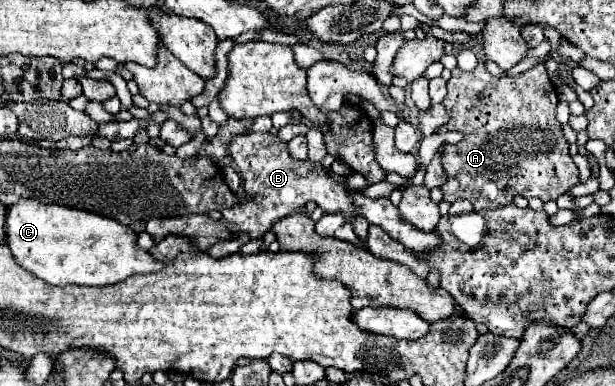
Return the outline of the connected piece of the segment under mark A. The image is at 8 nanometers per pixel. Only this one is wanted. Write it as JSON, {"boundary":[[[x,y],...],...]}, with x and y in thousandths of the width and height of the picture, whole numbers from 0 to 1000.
{"boundary":[[[780,158],[771,184],[751,184],[748,174],[735,179],[728,210],[728,246],[722,256],[725,282],[732,288],[732,313],[715,329],[715,339],[751,339],[754,360],[745,376],[722,376],[719,427],[728,448],[728,469],[719,479],[722,521],[738,526],[741,516],[761,516],[774,547],[810,541],[839,505],[855,516],[875,510],[881,521],[904,521],[911,505],[927,495],[943,474],[943,453],[930,407],[924,396],[924,365],[914,350],[914,329],[904,308],[907,241],[888,194],[885,168],[872,168],[862,184],[842,199],[800,199]]]}

